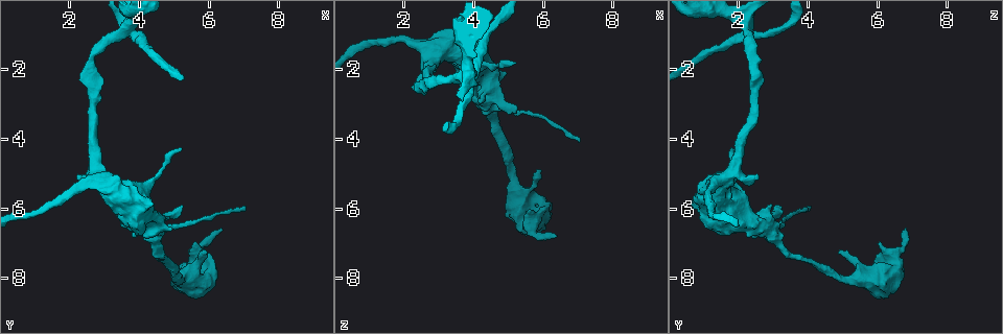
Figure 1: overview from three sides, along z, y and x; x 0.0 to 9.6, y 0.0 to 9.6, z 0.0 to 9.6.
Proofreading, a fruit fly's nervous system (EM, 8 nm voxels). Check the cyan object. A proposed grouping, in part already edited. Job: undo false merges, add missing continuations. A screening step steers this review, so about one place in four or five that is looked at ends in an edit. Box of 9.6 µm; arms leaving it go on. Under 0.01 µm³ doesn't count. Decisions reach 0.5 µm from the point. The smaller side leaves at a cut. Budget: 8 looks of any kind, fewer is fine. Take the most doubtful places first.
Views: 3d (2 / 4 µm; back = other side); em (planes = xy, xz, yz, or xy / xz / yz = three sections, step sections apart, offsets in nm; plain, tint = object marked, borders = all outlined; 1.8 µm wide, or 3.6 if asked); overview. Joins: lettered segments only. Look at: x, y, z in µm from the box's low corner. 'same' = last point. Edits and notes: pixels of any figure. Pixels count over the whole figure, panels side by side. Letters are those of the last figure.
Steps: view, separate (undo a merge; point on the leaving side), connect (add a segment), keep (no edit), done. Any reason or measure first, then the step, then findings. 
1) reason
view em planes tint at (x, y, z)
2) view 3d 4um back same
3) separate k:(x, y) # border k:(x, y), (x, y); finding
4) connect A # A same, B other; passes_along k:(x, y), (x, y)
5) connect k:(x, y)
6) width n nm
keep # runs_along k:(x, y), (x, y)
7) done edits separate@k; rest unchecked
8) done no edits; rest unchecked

four or more arms meet
view 3d 2um at (3.60, 0.85, 2.30)

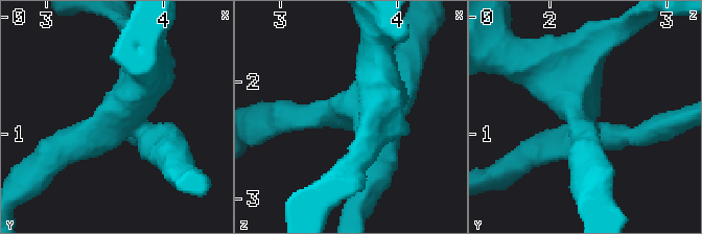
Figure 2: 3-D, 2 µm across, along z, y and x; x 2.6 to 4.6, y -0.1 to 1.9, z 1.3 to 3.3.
view em 3.6um xy step 4 tint at (3.62, 0.90, 2.30)

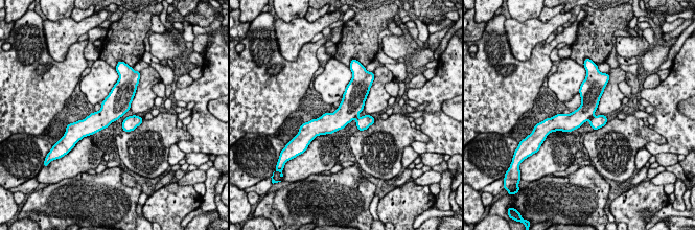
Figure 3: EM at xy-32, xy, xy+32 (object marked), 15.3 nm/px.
view em 3.6um planes borders same

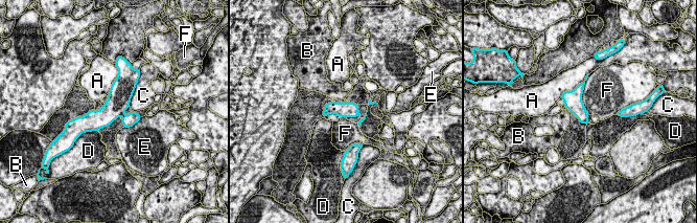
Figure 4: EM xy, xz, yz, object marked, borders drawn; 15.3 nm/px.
longest_contact F 550 nm
keep # A other, B other, C other, D other, E other, F other; one neuron here

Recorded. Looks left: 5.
calibre changes
view 3d 4um at (2.85, 5.05, 1.65)

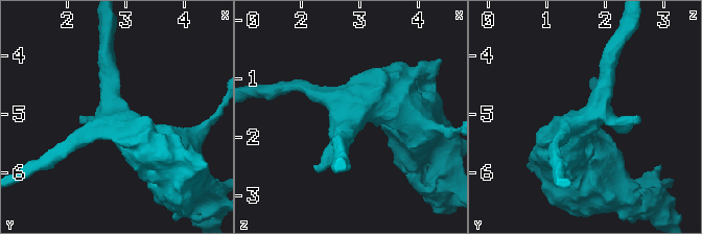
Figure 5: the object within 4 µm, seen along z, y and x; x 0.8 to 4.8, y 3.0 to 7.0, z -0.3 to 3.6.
view em 3.6um planes tint at (2.90, 5.10, 1.70)

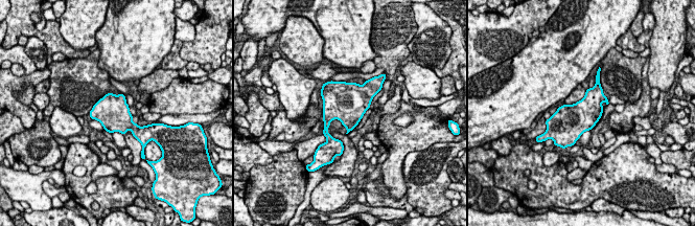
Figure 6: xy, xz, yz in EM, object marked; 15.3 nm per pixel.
view em 3.6um planes borders same

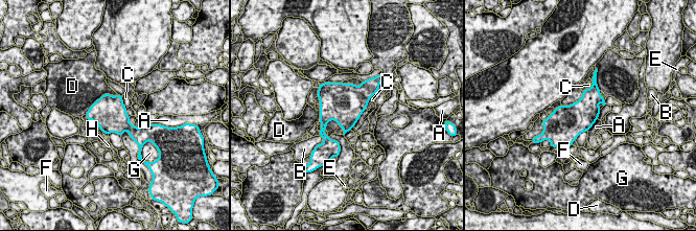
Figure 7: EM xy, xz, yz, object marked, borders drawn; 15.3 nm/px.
keep # A other, B other, C other, D other, E other, F other, G other, H other; border 7:(375, 92), (366, 109); continuous, no second neuron

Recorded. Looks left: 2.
done no edits; rest unchecked

